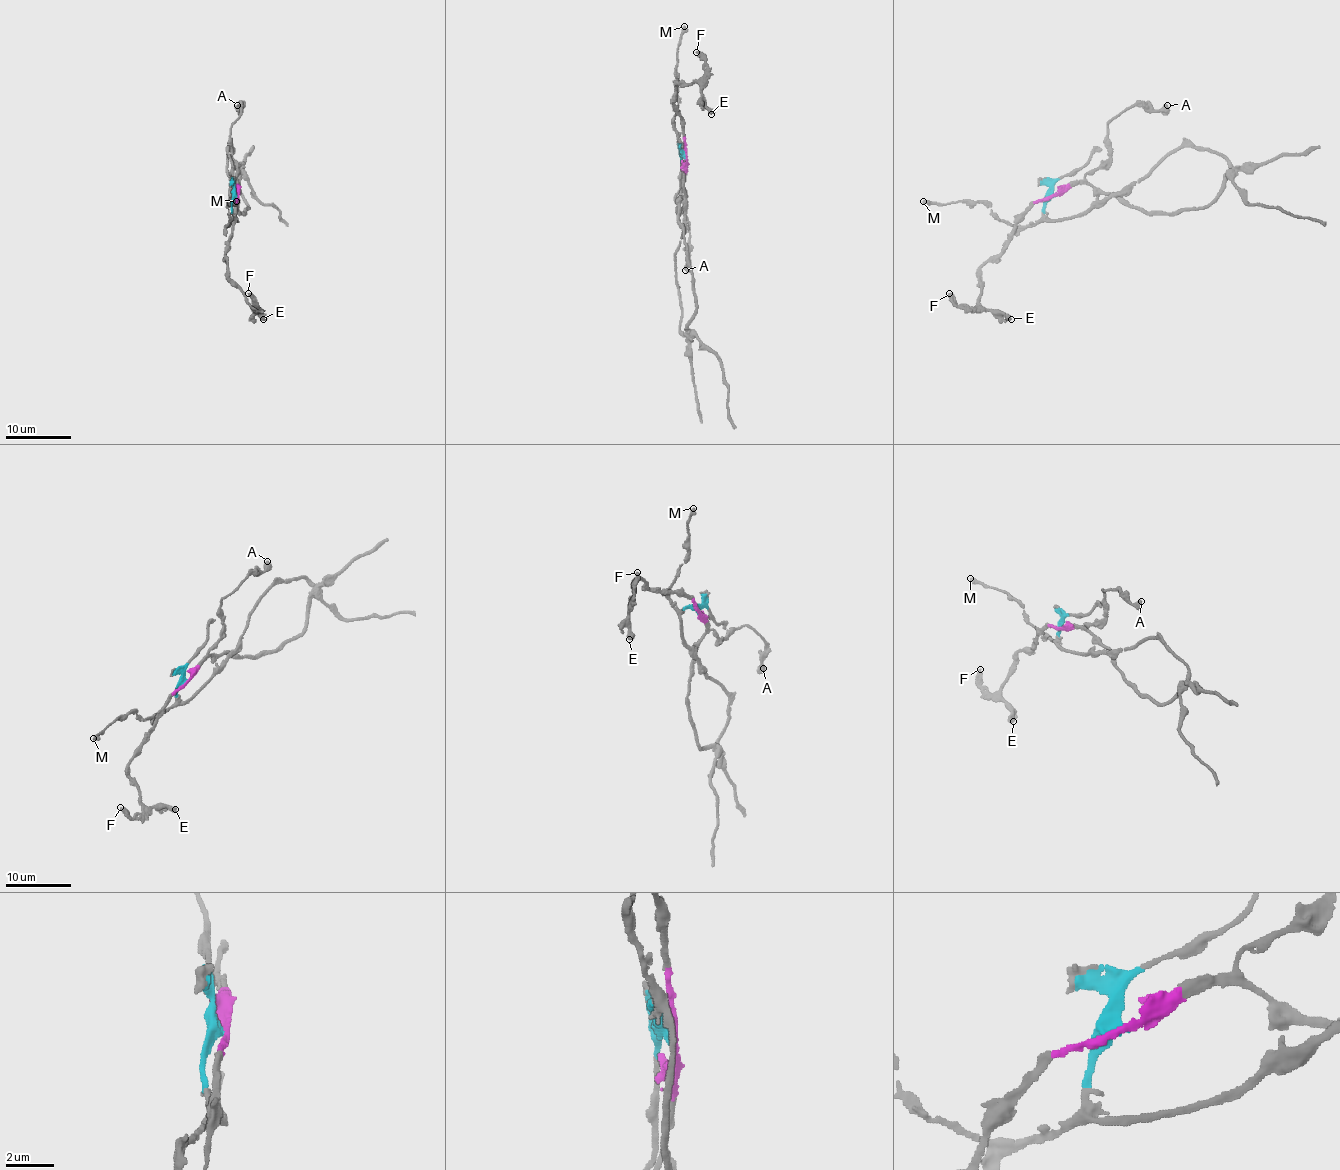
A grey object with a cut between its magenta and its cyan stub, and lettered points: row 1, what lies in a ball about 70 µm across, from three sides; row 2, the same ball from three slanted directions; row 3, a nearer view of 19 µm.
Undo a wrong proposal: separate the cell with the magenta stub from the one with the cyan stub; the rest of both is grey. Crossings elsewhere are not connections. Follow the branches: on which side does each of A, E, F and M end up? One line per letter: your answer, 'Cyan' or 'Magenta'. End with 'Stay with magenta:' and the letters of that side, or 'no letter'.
A: Magenta
E: Magenta
F: Magenta
M: Cyan
Stay with magenta: A, E, F

